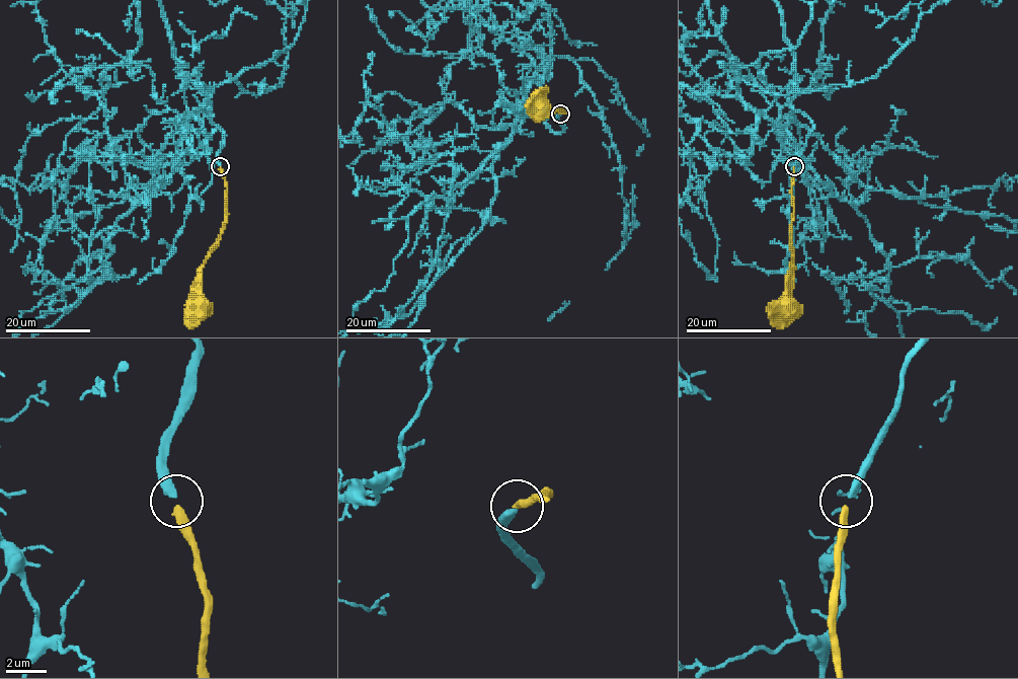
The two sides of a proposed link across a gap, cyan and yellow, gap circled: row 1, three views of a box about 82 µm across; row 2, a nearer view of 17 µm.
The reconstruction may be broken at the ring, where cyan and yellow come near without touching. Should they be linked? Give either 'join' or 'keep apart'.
join

